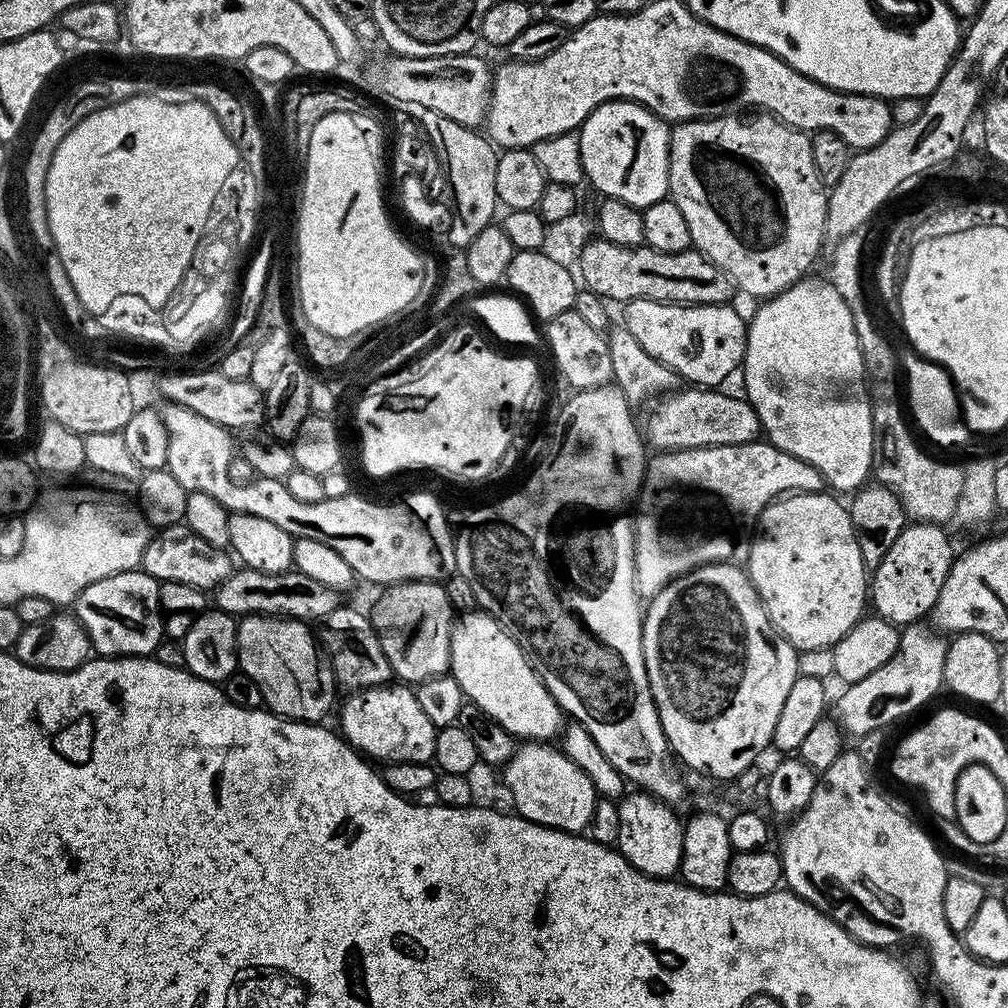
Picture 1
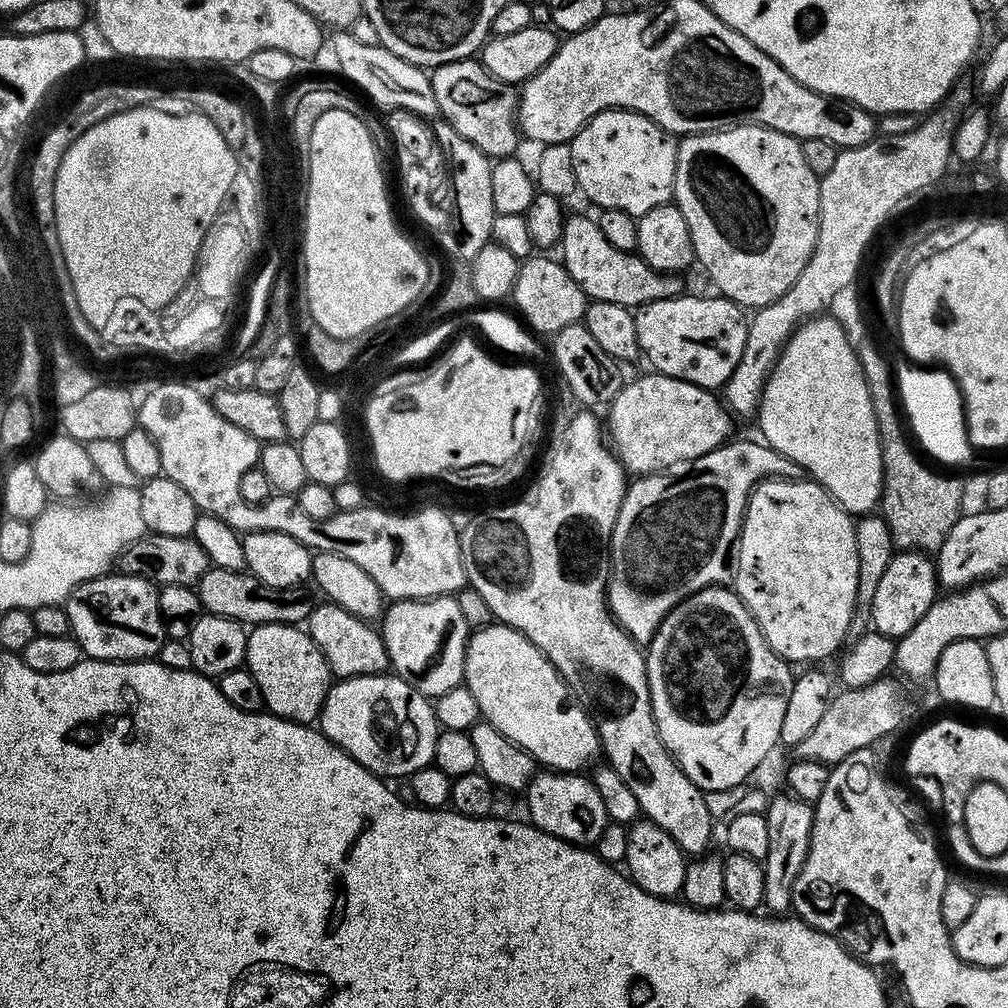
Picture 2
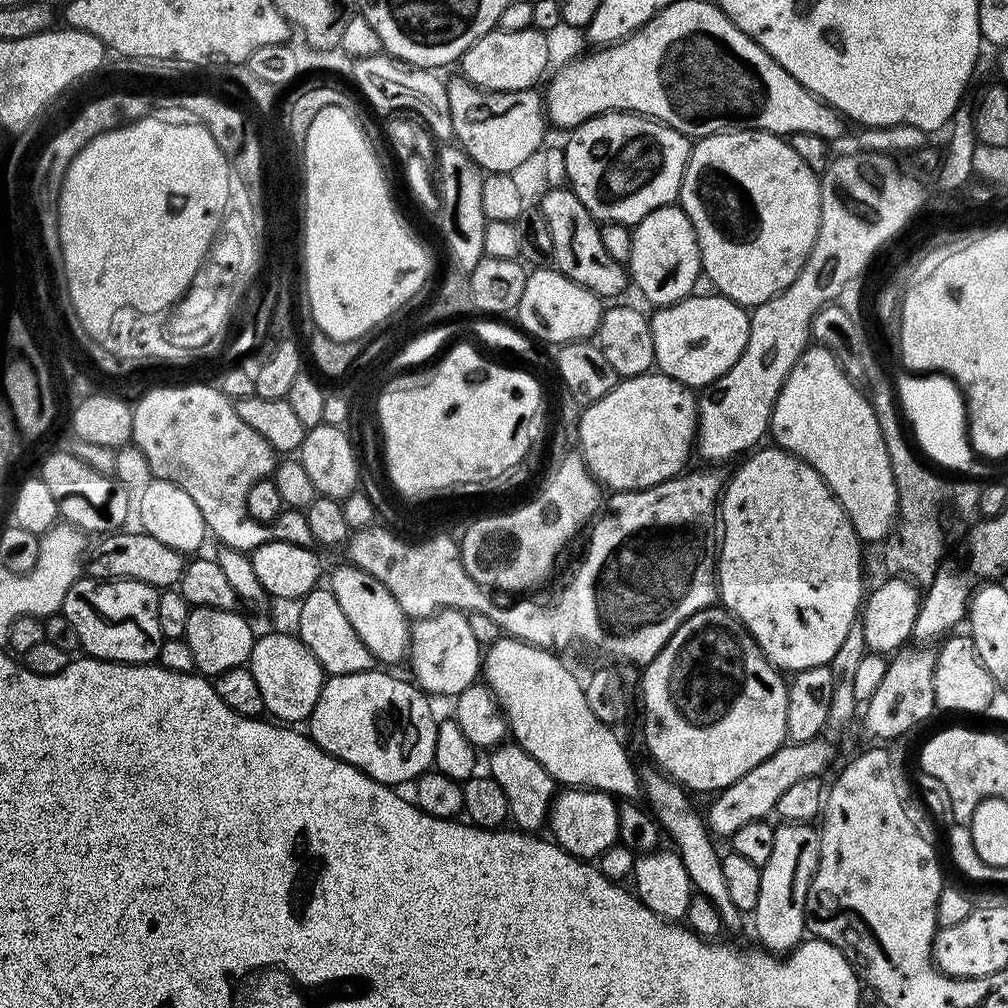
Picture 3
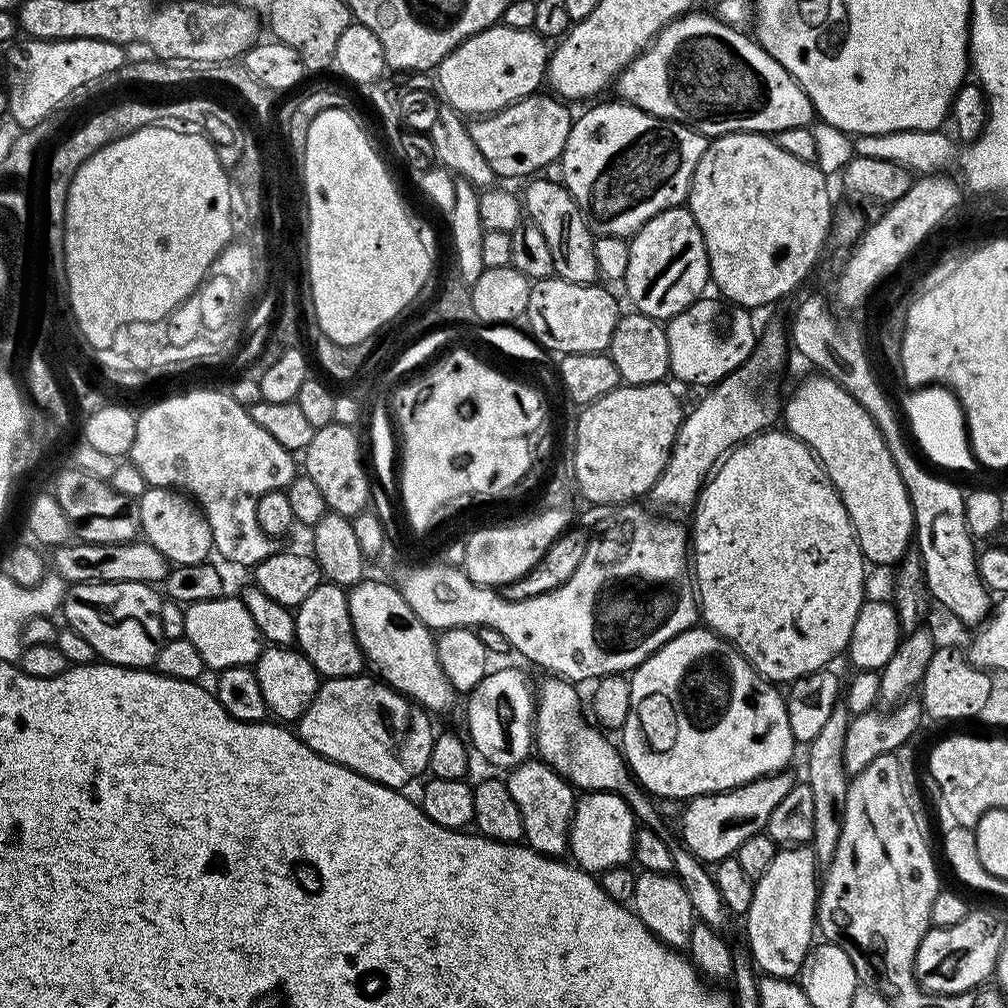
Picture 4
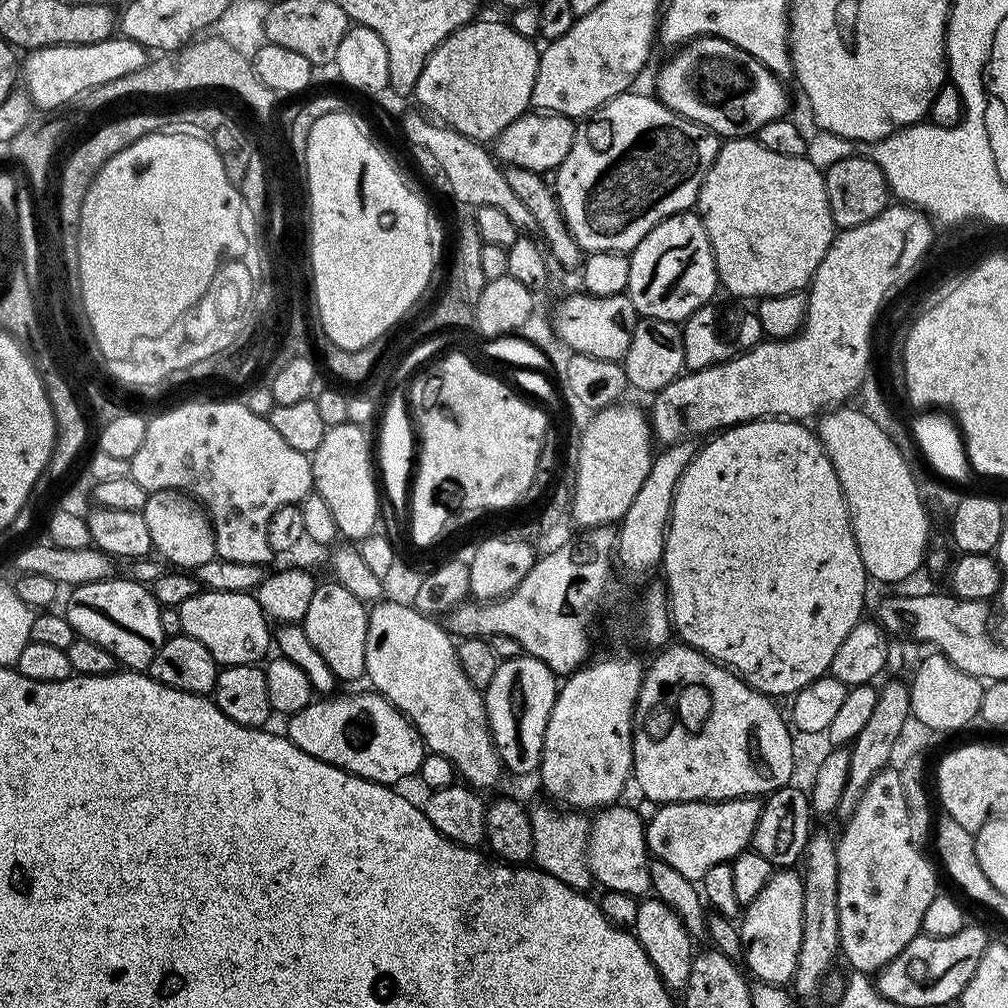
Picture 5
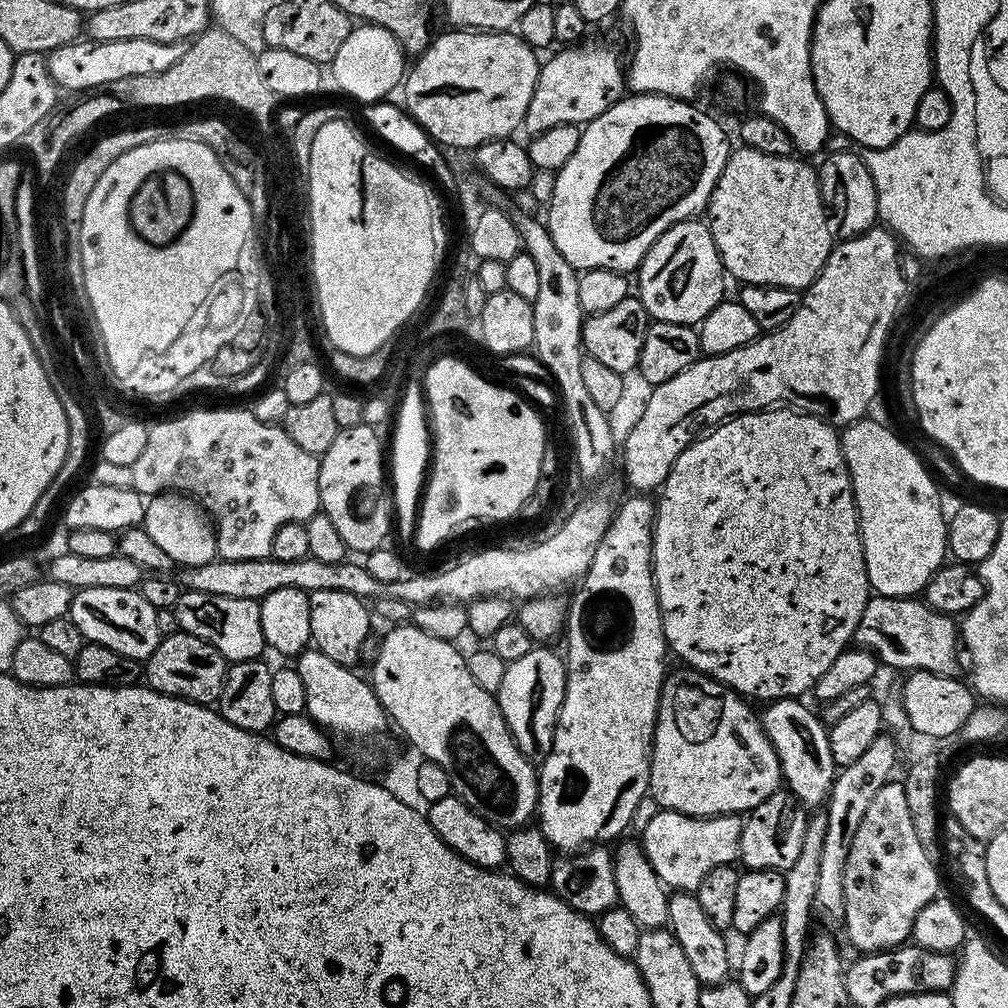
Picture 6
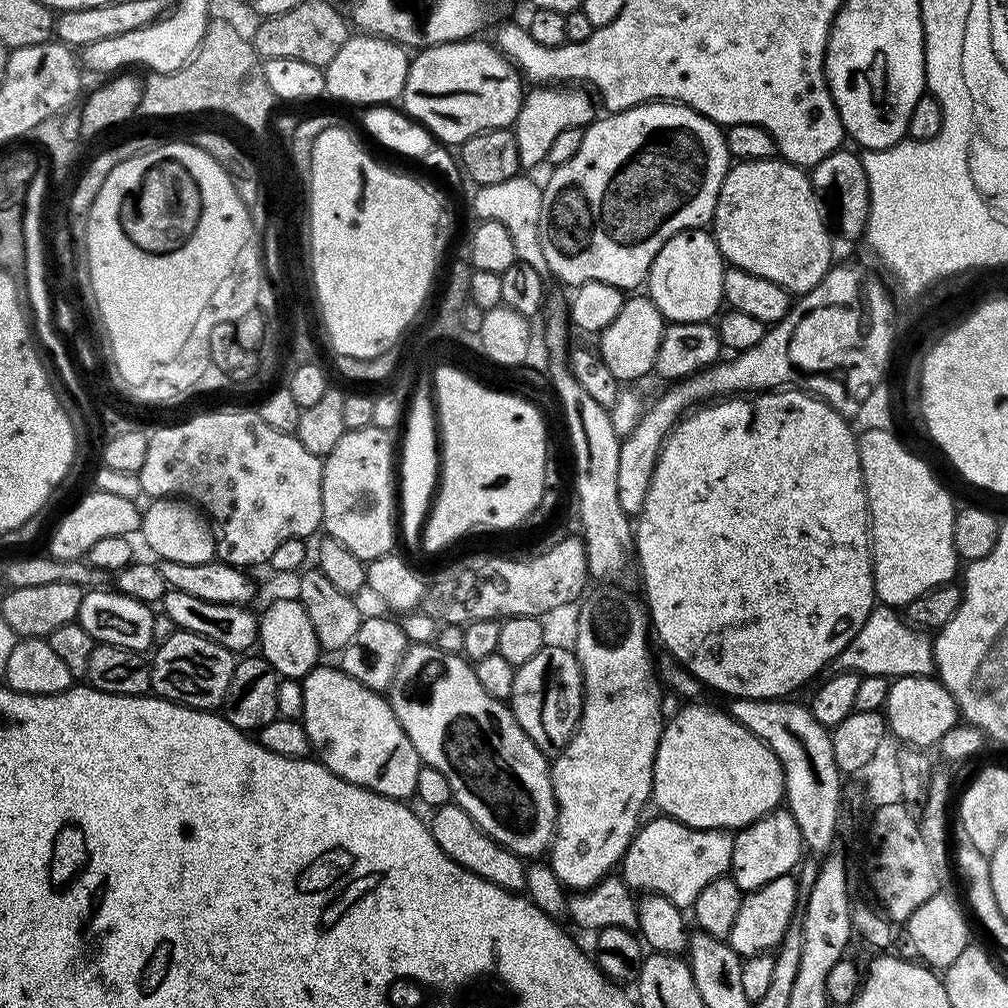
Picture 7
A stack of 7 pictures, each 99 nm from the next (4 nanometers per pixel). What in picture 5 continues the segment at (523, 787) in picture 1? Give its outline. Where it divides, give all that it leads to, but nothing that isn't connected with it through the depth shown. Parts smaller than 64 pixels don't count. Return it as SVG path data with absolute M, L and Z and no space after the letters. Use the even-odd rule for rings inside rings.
M617 802L599 809L591 817L590 838L588 839L588 865L592 870L593 881L601 889L610 892L621 892L627 896L644 898L649 895L652 883L650 882L650 853L646 823L635 807Z

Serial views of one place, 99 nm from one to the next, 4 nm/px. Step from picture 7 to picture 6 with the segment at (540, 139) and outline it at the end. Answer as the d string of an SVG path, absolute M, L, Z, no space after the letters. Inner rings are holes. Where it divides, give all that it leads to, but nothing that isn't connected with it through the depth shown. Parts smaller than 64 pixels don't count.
M589 42L581 43L579 46L564 46L559 50L560 52L553 51L547 61L546 59L540 65L540 73L538 74L538 82L534 86L534 98L530 98L530 106L526 110L526 114L524 115L524 123L522 125L523 131L528 131L528 134L539 134L541 132L545 132L546 130L550 130L554 126L558 126L559 124L574 124L577 126L583 126L589 124L591 120L594 118L598 118L605 112L606 110L610 110L610 106L614 106L618 101L625 95L626 92L626 68L622 63L620 64L620 56L615 52L614 49L611 48L608 44L588 44Z

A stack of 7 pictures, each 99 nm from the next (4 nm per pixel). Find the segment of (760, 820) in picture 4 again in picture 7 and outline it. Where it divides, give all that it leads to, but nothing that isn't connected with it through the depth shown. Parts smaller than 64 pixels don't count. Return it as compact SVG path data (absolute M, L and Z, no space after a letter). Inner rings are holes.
M659 815L656 820L643 825L632 837L622 861L622 879L637 893L664 896L681 910L691 909L693 902L702 894L702 886L710 886L719 876L725 875L732 867L734 854L733 833L719 828L691 828L670 816Z

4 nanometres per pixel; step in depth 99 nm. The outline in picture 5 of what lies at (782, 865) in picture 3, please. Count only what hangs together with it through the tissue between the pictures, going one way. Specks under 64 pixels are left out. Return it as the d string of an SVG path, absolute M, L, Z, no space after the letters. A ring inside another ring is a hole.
M776 870L773 871L770 882L762 886L762 894L758 894L758 898L754 898L754 902L743 909L743 919L738 924L740 947L744 950L742 964L755 979L784 986L787 985L787 980L789 983L795 977L798 950L802 946L803 897L803 875L796 870Z

